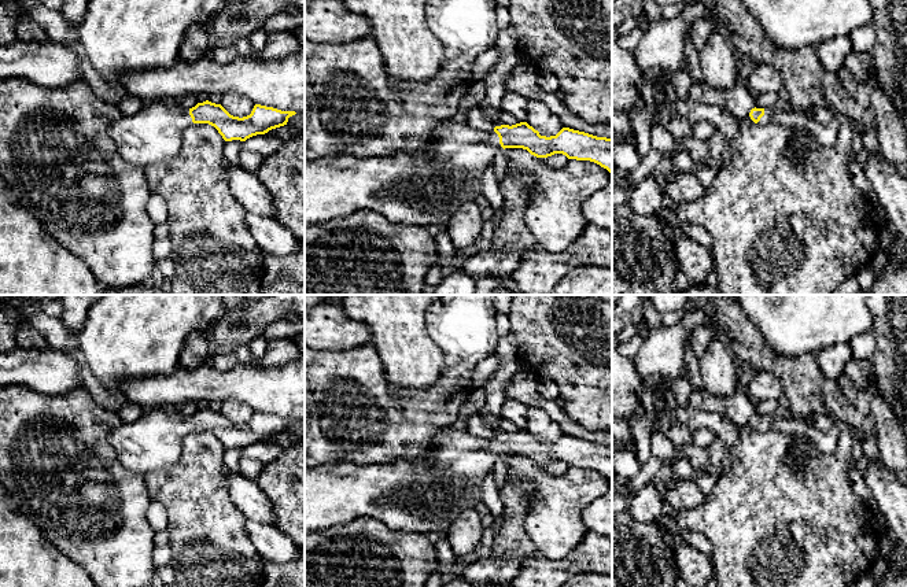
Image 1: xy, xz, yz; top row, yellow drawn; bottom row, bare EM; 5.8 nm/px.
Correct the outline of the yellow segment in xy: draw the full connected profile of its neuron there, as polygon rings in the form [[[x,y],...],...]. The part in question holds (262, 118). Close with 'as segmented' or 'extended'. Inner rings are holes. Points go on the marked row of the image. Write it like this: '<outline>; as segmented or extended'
[[[174,100],[150,101],[137,114],[117,119],[108,128],[108,134],[125,160],[145,169],[174,158],[181,147],[182,132],[189,125],[209,123],[225,141],[246,141],[287,125],[288,118],[295,114],[255,104],[250,115],[239,118],[209,100],[189,110]]]; extended

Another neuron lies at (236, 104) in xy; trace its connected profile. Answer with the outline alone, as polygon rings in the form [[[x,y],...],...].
[[[228,92],[222,95],[222,100],[220,103],[231,115],[233,117],[247,117],[251,114],[254,108],[254,101],[244,96],[235,92]]]

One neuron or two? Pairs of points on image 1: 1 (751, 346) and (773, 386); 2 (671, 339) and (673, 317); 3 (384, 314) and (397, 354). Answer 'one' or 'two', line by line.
1: two
2: two
3: one

